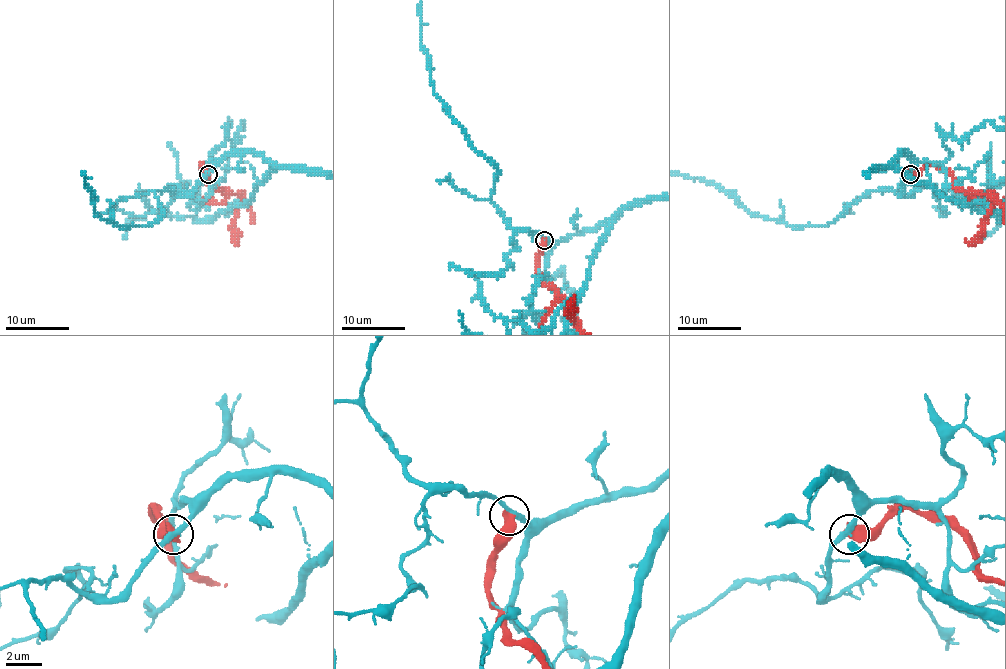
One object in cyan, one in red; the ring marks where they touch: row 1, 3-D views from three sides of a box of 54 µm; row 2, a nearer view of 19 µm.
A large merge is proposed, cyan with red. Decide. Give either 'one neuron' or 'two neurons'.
two neurons

